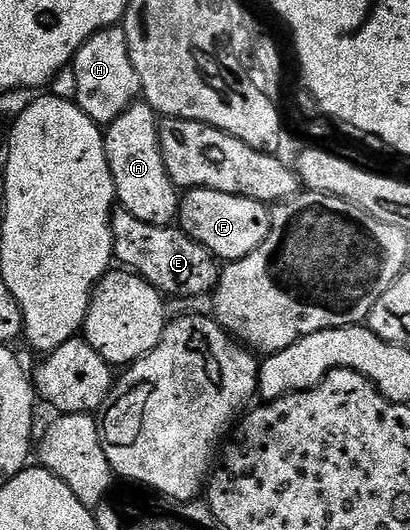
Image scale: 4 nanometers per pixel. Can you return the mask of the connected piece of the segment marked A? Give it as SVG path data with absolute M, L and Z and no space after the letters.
M144 101L135 102L114 123L108 124L103 134L120 210L139 217L139 221L147 221L147 225L170 226L179 215L179 188L165 168L157 112Z

